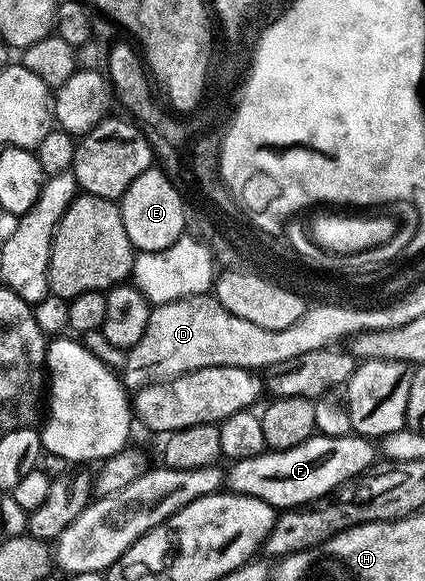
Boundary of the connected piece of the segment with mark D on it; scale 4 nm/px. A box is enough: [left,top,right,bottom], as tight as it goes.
[124,293,350,389]

